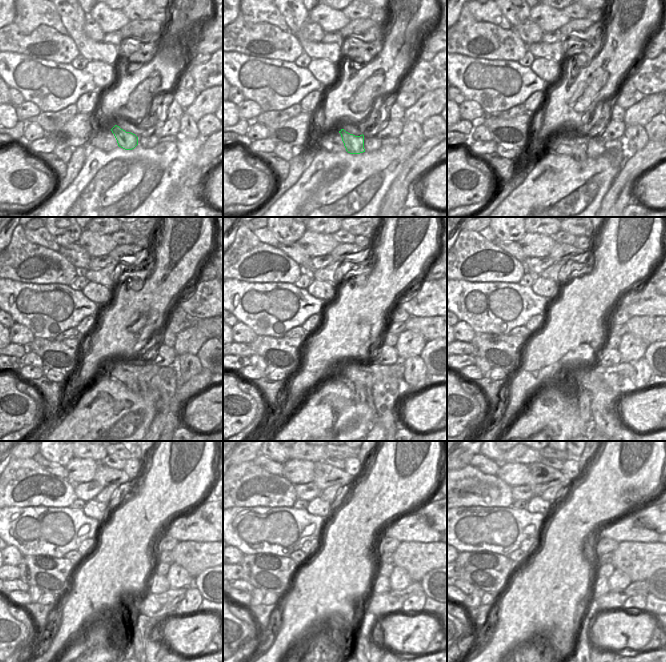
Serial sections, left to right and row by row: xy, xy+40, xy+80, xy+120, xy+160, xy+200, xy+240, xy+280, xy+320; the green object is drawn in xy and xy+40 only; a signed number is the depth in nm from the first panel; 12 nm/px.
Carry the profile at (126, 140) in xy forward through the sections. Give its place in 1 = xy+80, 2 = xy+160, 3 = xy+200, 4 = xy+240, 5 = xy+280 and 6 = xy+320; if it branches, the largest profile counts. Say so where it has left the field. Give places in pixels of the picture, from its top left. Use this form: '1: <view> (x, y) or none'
1: xy+80 (579, 151)
2: xy+160 (363, 392)
3: xy+200 (584, 397)
4: xy+240 (137, 640)
5: xy+280 (361, 643)
6: xy+320 (583, 644)

